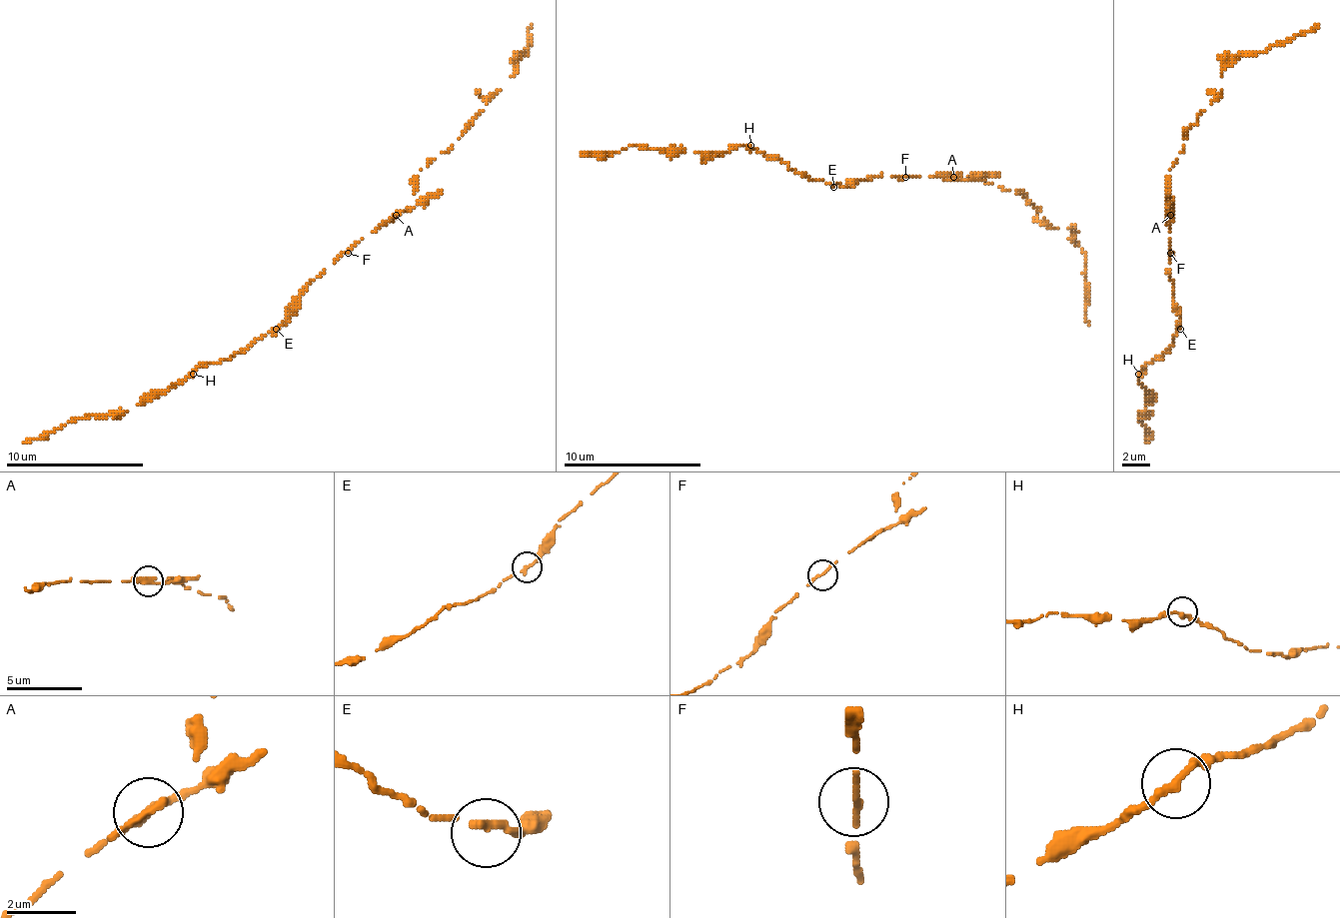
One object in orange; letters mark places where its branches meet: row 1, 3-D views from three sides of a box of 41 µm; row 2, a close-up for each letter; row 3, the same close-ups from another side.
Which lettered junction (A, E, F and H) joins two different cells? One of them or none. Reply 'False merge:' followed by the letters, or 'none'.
False merge: A

